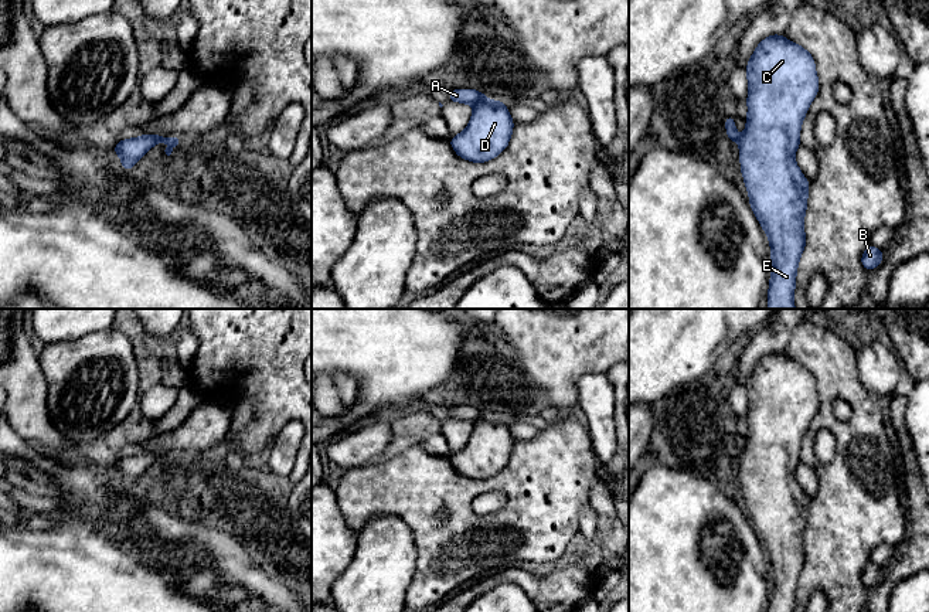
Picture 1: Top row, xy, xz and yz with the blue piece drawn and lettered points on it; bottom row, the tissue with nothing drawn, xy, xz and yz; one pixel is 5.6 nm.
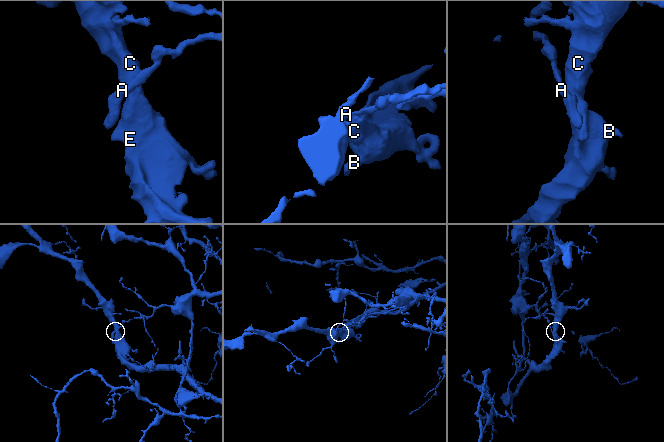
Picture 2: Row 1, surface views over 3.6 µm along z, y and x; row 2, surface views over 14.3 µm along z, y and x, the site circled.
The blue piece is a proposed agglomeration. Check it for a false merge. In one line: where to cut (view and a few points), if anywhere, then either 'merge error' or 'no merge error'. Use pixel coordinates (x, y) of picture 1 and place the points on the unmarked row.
cut xz (486, 415), (473, 422); merge error

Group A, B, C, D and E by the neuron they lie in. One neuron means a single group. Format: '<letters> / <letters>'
A / B C D E

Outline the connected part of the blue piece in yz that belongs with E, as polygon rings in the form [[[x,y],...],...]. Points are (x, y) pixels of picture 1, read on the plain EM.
[[[773,351],[762,357],[746,381],[749,411],[746,448],[739,455],[741,490],[751,526],[770,561],[768,612],[794,612],[796,591],[806,564],[804,531],[809,497],[796,482],[803,436],[819,409],[820,400],[811,371],[802,363]]]

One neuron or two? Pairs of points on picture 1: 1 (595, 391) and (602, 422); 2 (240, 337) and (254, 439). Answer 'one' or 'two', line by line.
1: one
2: one

